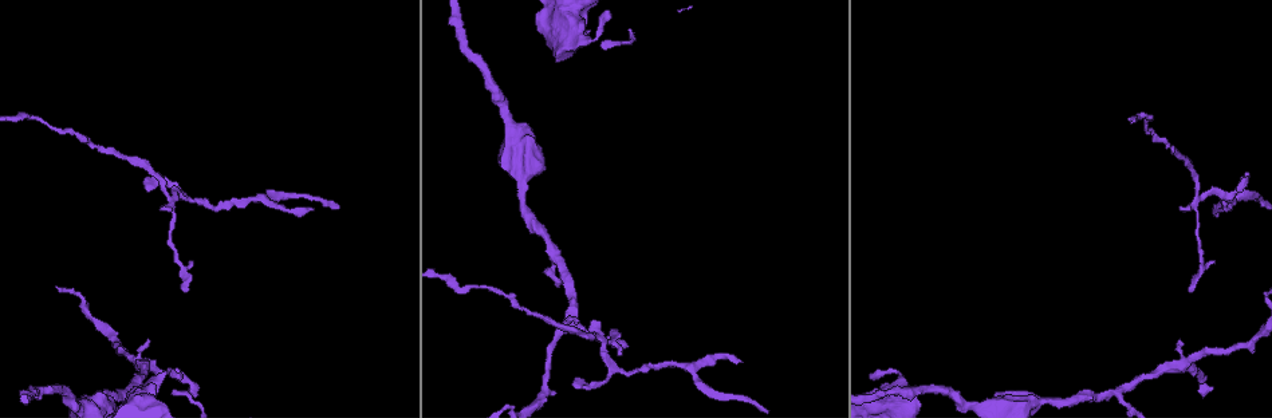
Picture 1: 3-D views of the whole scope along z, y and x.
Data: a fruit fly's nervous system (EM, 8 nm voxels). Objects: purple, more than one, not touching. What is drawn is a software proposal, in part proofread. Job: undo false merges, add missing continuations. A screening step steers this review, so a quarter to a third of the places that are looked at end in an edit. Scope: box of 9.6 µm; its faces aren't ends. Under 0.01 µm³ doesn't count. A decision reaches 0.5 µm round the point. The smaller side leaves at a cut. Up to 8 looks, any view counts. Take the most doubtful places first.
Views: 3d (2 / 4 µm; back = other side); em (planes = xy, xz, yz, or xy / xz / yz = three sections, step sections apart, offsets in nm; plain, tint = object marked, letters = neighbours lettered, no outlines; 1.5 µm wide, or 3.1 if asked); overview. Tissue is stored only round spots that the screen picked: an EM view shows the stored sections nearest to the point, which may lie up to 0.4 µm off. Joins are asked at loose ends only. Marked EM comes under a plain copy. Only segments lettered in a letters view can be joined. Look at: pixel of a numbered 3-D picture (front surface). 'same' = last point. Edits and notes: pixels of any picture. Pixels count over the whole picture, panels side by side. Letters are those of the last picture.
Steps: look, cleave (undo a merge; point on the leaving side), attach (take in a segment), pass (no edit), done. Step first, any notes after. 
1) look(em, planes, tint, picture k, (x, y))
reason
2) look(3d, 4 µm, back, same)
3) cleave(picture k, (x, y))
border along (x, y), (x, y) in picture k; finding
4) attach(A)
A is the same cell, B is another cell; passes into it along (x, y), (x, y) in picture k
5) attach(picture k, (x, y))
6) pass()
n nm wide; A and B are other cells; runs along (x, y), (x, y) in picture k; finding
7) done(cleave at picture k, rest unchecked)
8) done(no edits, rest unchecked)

look(em, planes, letters, picture 1, (313, 210))

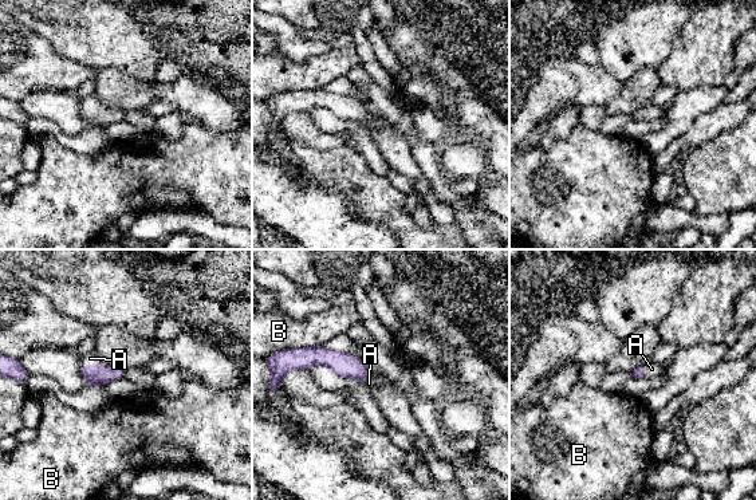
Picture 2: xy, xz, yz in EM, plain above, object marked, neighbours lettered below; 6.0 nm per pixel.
attach(picture 2, (90, 358))
B touches over 190 nm; A is the same cell, B is another cell; passes into it along (94, 374), (93, 365), (90, 358) in picture 2; the cell continues

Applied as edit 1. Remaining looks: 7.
look(overview)
redraw

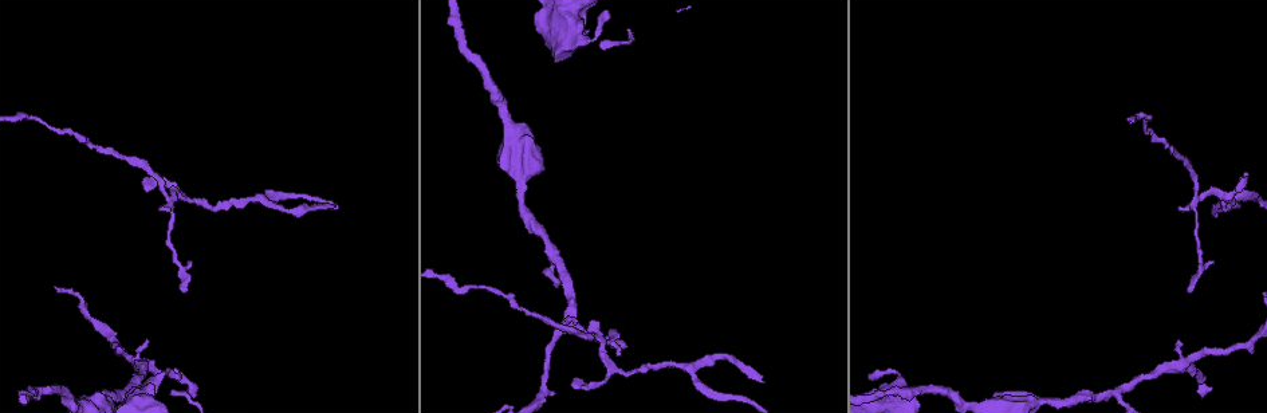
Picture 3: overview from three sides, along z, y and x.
look(em, planes, letters, picture 3, (605, 11))
branch stops here

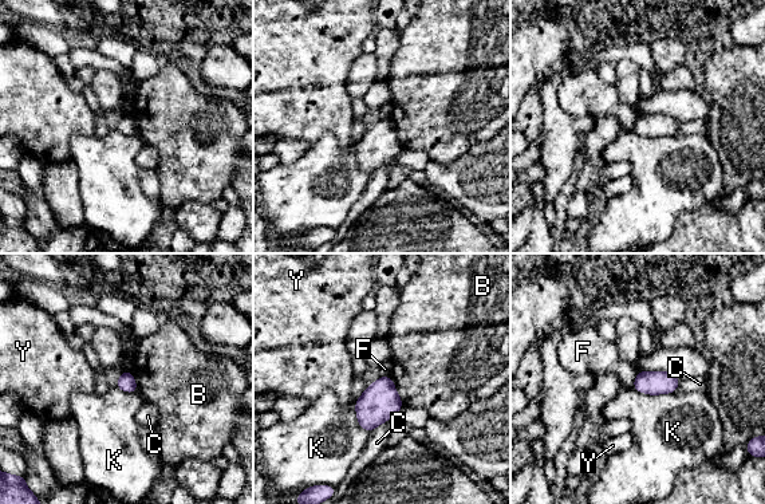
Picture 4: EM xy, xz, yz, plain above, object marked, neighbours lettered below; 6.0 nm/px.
pass()
K touches over 260 nm; B, C, F, K and Y are other cells; no lettered segment goes on from it

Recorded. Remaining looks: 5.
look(em, planes, tint, picture 3, (601, 345))
three arms meet

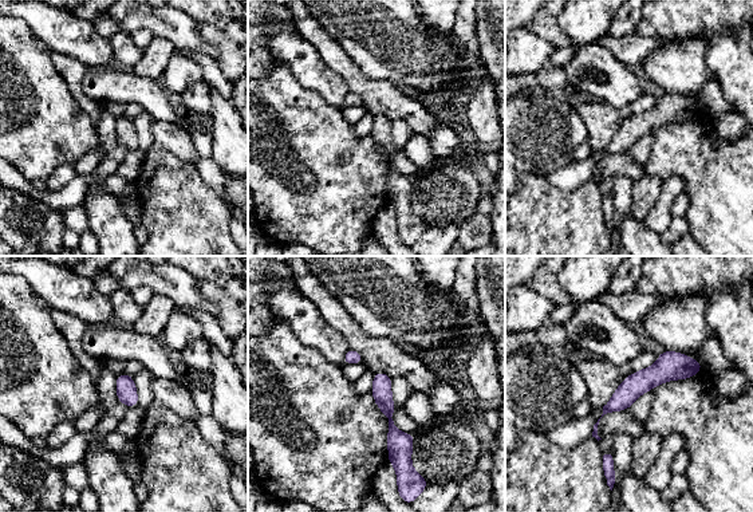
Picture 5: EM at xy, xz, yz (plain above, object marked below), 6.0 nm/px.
look(em, planes, letters, same)
what lies round it

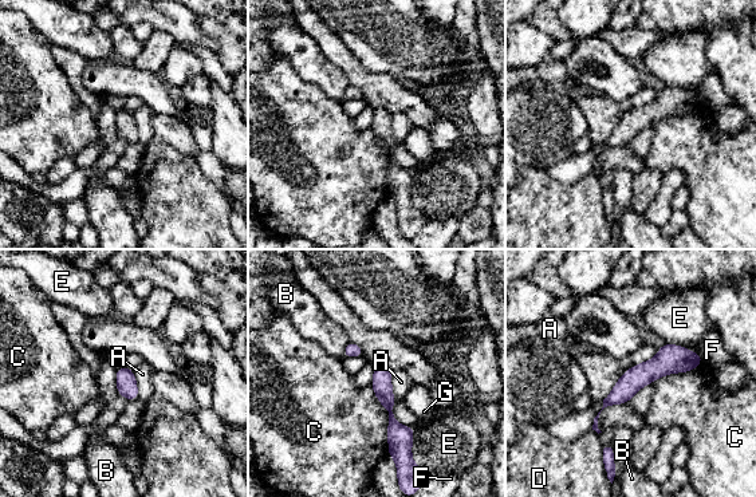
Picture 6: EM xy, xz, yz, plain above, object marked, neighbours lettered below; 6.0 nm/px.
pass()
A, B, C, D, E, F and G are other cells; border along (370, 385), (388, 413), (389, 454) in picture 6; continuous, no second cell

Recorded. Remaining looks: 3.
done(attach at picture 2, rest unchecked)

